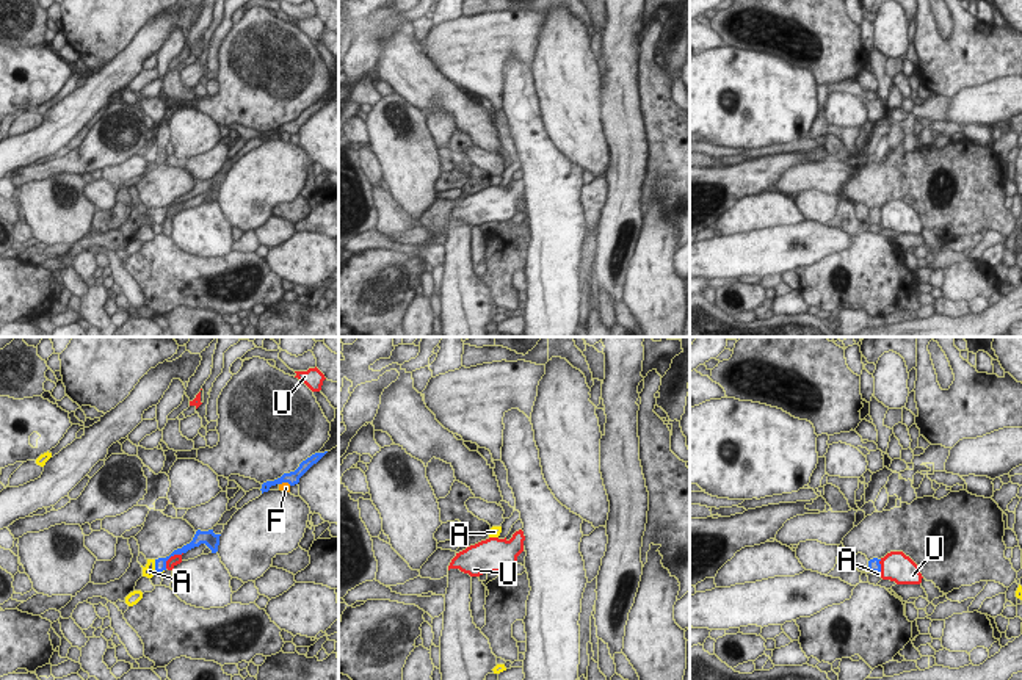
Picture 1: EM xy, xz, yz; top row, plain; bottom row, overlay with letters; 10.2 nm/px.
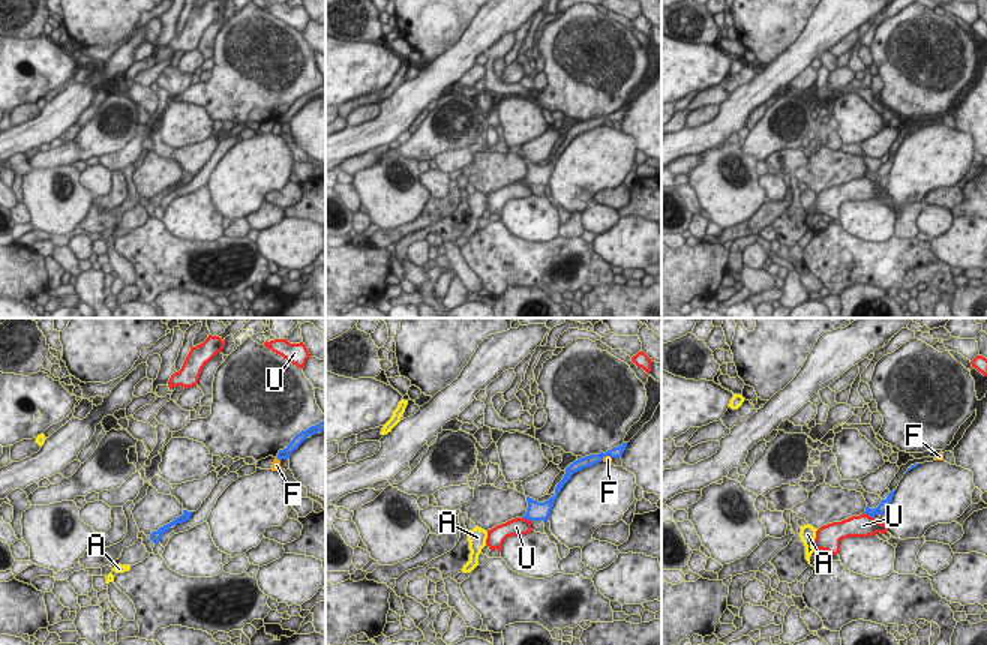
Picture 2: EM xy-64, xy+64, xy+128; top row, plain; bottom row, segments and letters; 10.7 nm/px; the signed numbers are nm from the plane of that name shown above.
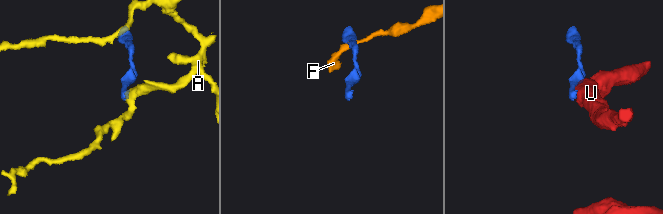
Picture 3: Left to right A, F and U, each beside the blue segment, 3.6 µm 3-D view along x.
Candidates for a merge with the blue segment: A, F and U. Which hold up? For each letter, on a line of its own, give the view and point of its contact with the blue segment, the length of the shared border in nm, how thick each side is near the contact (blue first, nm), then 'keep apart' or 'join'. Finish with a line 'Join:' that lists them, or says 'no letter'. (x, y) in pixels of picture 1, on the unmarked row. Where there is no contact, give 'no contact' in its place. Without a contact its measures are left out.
A: contact xy (155, 217); length 170 nm; calibres 130 and 130 nm; join
F: contact xy (286, 130); length 130 nm; calibres 140 and 100 nm; keep apart
U: contact xy (171, 204); length 260 nm; calibres 130 and 100 nm; keep apart
Join: A

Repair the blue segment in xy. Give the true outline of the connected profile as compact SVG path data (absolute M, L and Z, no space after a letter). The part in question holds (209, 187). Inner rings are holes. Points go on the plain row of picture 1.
M198 179L196 183L194 183L194 186L193 186L193 190L191 190L190 193L183 194L182 197L174 199L169 205L166 205L166 207L158 207L158 208L147 208L147 213L143 216L143 226L152 227L154 224L163 224L163 221L166 219L166 210L168 210L171 205L187 202L188 199L191 199L191 197L194 197L194 196L199 196L201 193L205 193L205 194L212 199L212 202L216 202L216 201L218 201L218 194L219 194L219 185L221 185L221 183L215 183L213 179L208 179L208 180L201 180L201 179Z

